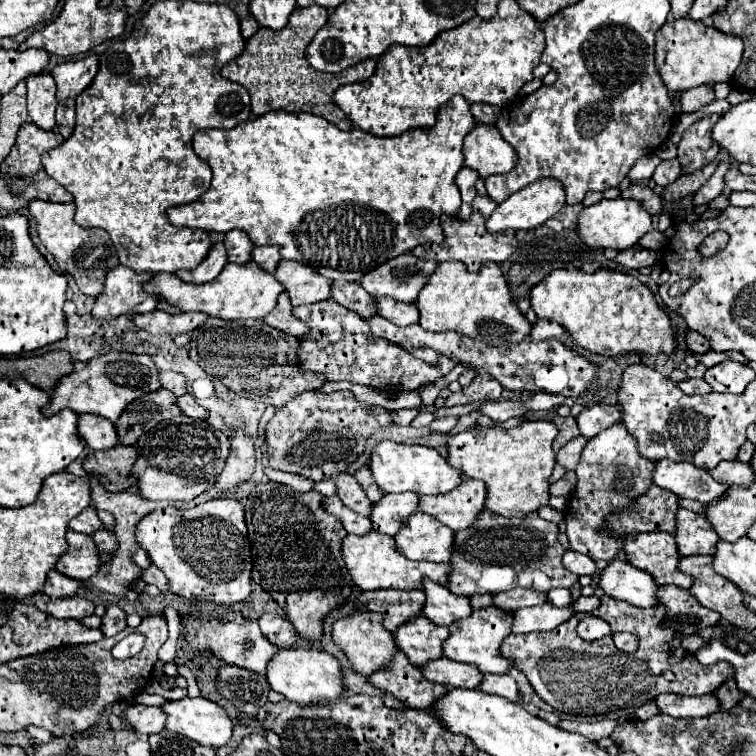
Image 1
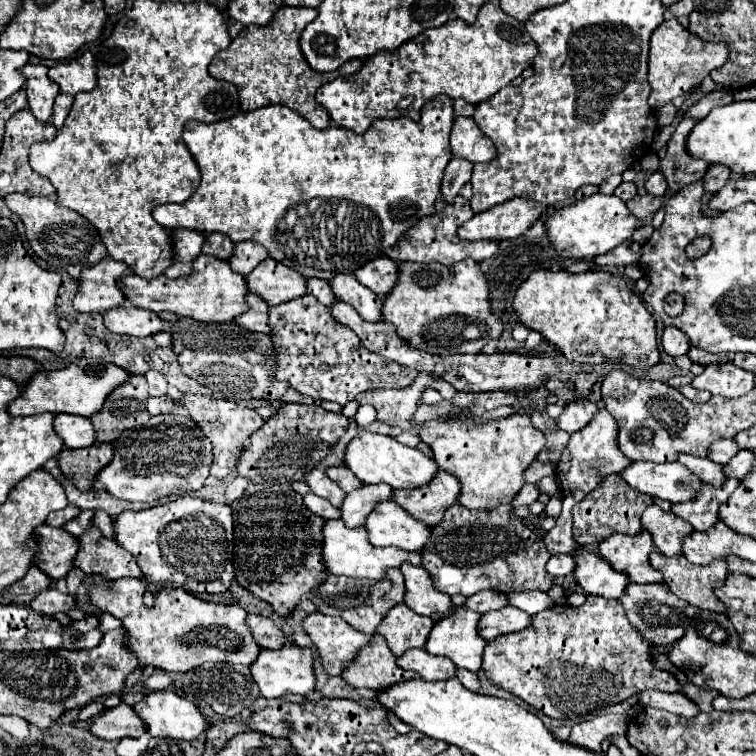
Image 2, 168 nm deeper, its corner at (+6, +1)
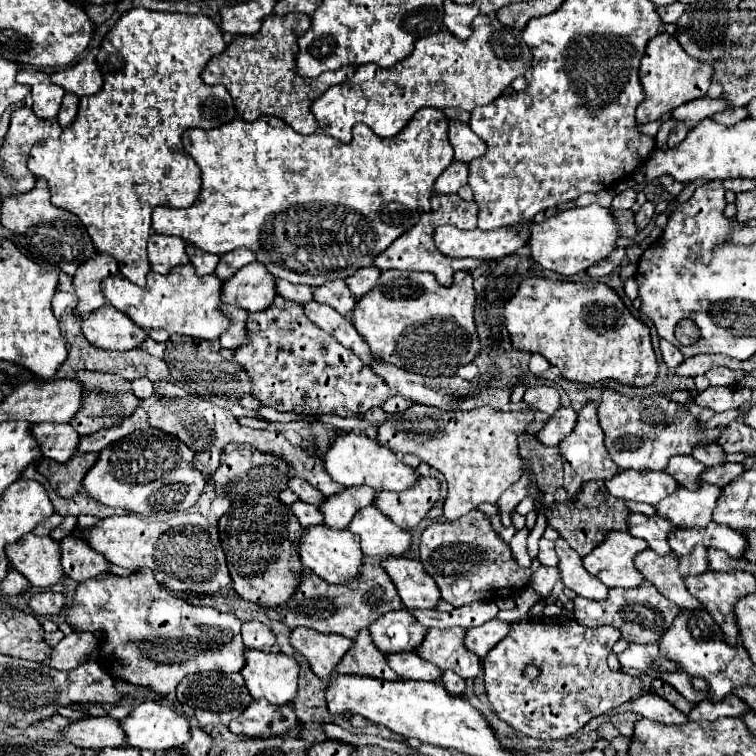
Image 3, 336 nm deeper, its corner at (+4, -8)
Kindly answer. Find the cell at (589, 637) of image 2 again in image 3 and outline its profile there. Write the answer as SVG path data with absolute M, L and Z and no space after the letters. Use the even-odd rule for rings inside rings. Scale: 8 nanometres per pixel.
M568 617L520 619L512 623L512 633L508 633L500 643L496 643L496 647L492 647L492 651L482 661L488 699L496 709L498 717L526 737L548 741L548 739L564 739L568 735L574 735L590 719L604 715L626 701L632 701L642 689L642 683L638 677L616 673L606 665L606 657L612 651L614 641L618 639L620 639L620 631L616 631L614 627L590 629L590 627L578 625L574 619L568 619ZM530 663L534 663L540 669L540 675L536 681L528 681L522 675L524 667Z

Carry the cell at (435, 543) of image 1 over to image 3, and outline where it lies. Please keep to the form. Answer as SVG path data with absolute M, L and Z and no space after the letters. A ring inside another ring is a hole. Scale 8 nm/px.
M374 505L354 515L348 531L360 537L360 549L370 557L400 557L410 547L410 533L376 511Z

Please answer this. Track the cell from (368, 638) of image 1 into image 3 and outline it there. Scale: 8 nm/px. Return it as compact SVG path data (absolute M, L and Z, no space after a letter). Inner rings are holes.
M296 627L290 635L290 645L306 657L310 671L316 677L328 681L338 661L352 647L352 639L340 635L316 633L308 627Z

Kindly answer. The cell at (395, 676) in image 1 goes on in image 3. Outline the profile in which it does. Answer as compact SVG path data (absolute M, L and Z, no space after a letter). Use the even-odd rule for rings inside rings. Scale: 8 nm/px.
M368 629L360 631L360 635L354 639L352 649L344 655L344 659L336 665L338 673L358 673L368 675L384 681L398 681L400 677L388 667L386 657L378 651L378 647L372 643Z

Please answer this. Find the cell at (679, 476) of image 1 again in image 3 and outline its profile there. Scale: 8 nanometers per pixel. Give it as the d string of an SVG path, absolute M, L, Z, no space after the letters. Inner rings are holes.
M620 471L604 483L610 495L648 505L656 505L678 487L666 471Z

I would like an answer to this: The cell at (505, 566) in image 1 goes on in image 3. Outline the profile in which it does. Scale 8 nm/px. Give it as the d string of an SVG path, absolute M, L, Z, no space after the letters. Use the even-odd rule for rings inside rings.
M470 511L468 515L448 523L436 521L424 529L420 537L420 561L430 577L434 577L442 599L454 607L462 607L474 601L492 601L498 597L512 597L524 589L530 575L540 567L538 559L530 569L522 569L510 553L510 547L494 533L490 519L482 511Z

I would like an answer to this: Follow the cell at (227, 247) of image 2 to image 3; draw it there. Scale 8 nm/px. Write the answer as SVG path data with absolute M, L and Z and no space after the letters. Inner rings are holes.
M186 245L186 253L190 257L190 263L196 267L198 275L214 273L214 269L218 265L218 259L220 259L220 257L212 255L212 253L206 253L206 251L200 251L198 247L192 247L192 245Z

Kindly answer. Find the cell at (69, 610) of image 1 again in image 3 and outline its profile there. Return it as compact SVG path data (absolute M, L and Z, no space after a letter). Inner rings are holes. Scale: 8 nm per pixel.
M40 591L28 599L28 605L38 615L56 615L64 607L64 595L54 591Z

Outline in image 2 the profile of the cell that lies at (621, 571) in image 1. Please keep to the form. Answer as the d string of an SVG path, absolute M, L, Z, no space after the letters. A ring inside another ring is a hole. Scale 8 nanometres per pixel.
M578 548L574 552L574 558L578 564L574 578L580 584L580 588L584 590L584 594L618 600L626 592L630 578L626 578L626 574L614 570L610 566L610 562L606 562L602 556L590 554L590 552Z

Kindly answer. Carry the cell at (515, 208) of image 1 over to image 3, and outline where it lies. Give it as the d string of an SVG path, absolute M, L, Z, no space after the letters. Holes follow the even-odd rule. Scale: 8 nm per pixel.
M450 225L436 227L434 243L440 253L448 257L474 257L482 261L502 259L506 255L516 253L522 245L526 245L528 229L524 227L506 227L496 231L480 231L480 229L456 229Z

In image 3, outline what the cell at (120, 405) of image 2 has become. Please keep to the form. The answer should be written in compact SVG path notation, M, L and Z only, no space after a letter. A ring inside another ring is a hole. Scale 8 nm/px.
M78 371L74 381L82 383L84 387L84 403L80 405L80 411L76 411L74 419L70 425L80 433L80 435L92 435L94 431L100 431L102 427L112 427L124 421L134 413L138 407L140 399L130 393L130 383L126 379L116 381L120 375L110 375L110 373L96 373L96 371Z

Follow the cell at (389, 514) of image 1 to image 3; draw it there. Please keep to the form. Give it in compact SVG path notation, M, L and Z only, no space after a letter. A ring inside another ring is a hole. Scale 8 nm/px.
M348 487L336 495L324 497L324 503L318 507L324 515L324 523L334 529L346 529L354 513L362 507L372 505L374 491L372 487Z

